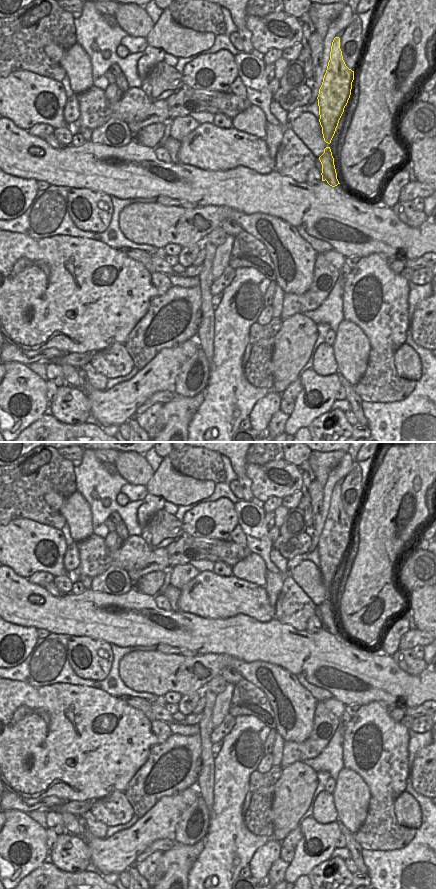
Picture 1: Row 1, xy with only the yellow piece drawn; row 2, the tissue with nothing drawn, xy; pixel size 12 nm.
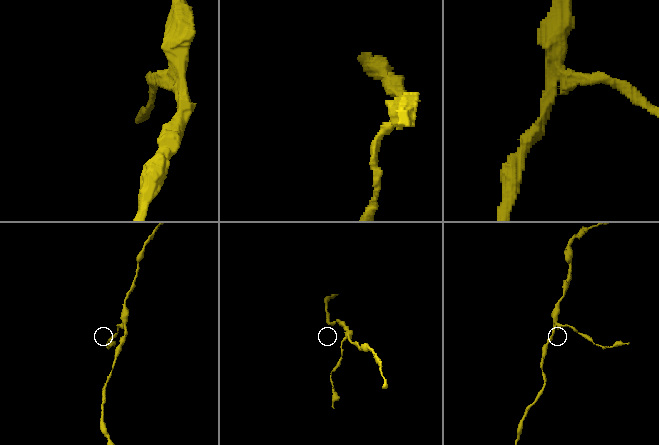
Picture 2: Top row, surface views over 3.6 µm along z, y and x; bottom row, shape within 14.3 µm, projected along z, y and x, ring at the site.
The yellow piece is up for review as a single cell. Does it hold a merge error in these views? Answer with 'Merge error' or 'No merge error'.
Merge error.

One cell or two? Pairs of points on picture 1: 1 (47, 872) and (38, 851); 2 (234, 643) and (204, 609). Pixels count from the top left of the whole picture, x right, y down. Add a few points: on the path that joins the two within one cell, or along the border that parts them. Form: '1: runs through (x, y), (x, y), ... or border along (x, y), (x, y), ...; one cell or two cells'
1: border along (44, 861), (24, 876); two cells
2: border along (190, 613), (205, 618), (230, 618), (236, 615); two cells

